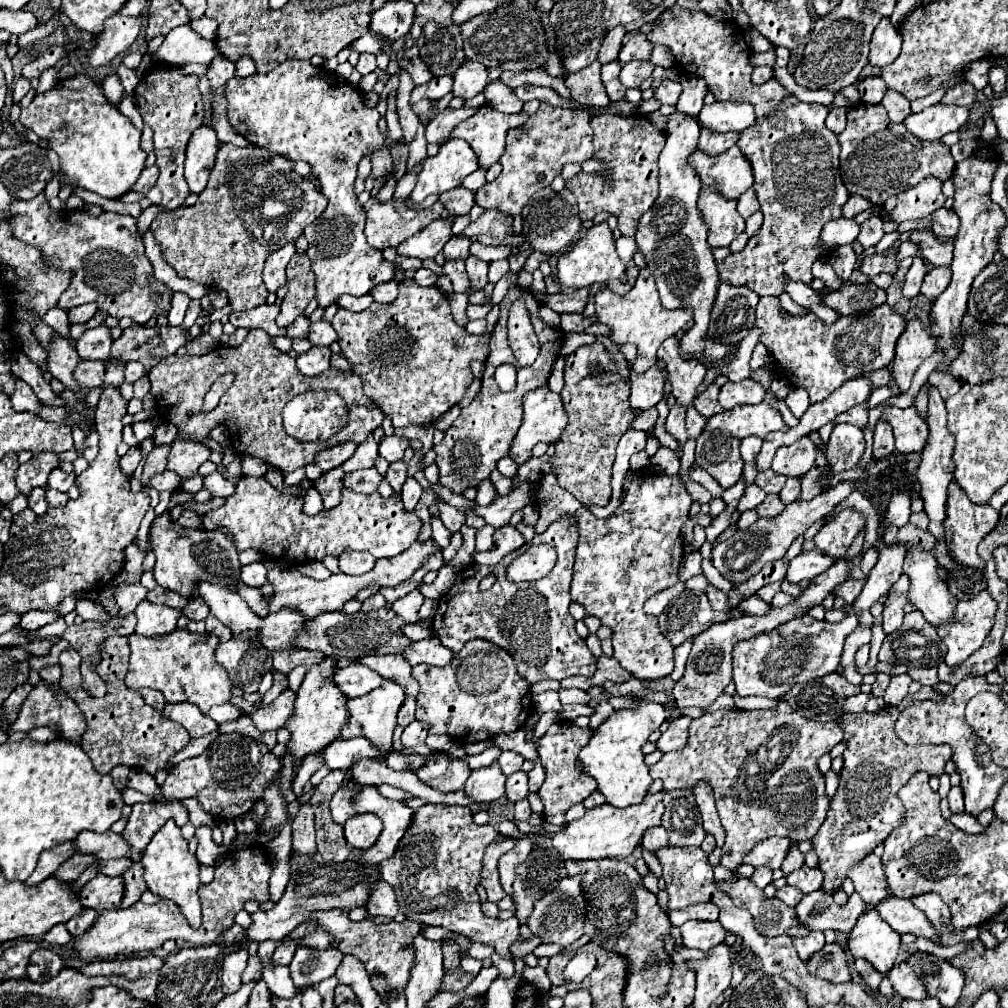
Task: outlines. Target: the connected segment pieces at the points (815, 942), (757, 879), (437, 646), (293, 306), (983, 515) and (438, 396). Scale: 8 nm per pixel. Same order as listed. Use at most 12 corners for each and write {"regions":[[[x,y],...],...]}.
{"regions":[[[812,932],[794,938],[802,960],[824,946],[824,934]],[[760,866],[754,870],[752,880],[758,888],[772,882],[772,868]],[[436,636],[412,642],[402,656],[412,666],[420,662],[446,666],[454,652]],[[296,252],[276,324],[288,328],[314,298],[312,262]],[[956,482],[946,500],[946,546],[956,564],[984,568],[980,538],[998,510],[974,504]],[[436,286],[332,326],[396,428],[436,422],[488,358]]]}

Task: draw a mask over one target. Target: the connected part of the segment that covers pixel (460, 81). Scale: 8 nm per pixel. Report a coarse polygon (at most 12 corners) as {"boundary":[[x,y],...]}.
{"boundary":[[472,60],[454,74],[452,94],[474,98],[488,82],[488,70]]}

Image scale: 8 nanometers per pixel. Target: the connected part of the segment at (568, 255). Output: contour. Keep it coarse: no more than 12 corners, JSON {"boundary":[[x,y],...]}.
{"boundary":[[606,222],[558,258],[558,284],[584,288],[624,282]]}

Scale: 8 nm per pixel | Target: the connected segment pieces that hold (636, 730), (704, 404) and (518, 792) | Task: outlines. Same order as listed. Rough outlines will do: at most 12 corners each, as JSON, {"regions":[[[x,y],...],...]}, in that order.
{"regions":[[[662,704],[614,710],[578,756],[606,802],[646,796],[642,744],[666,720]],[[716,382],[706,386],[696,396],[694,406],[704,416],[710,418],[722,408],[718,406],[720,386]],[[516,772],[506,780],[506,798],[518,802],[528,796],[528,776]]]}

